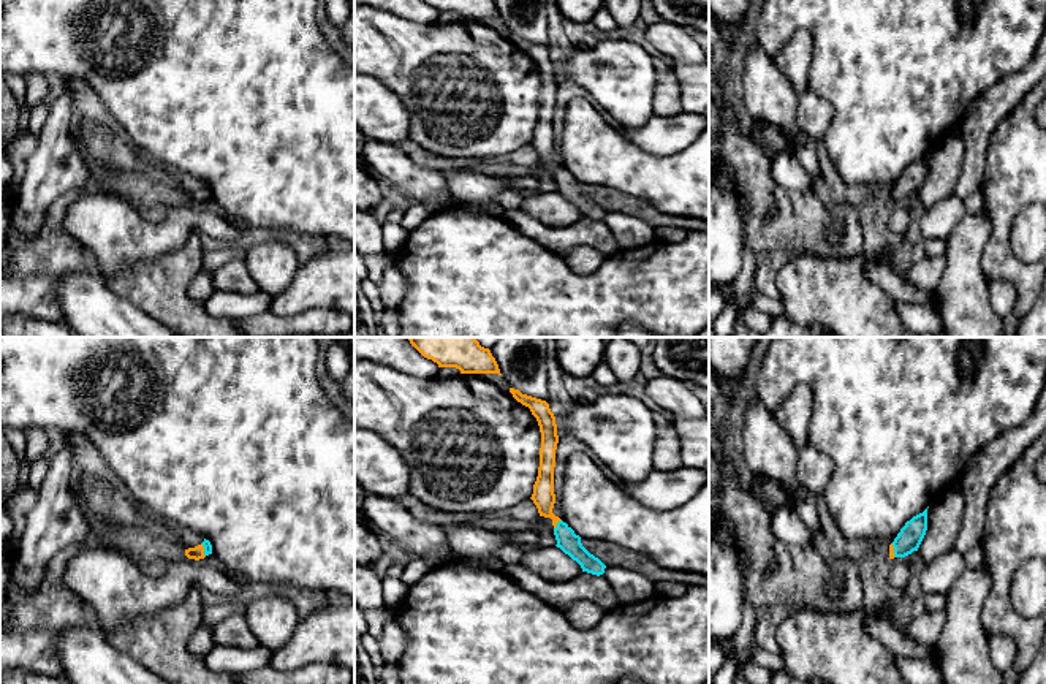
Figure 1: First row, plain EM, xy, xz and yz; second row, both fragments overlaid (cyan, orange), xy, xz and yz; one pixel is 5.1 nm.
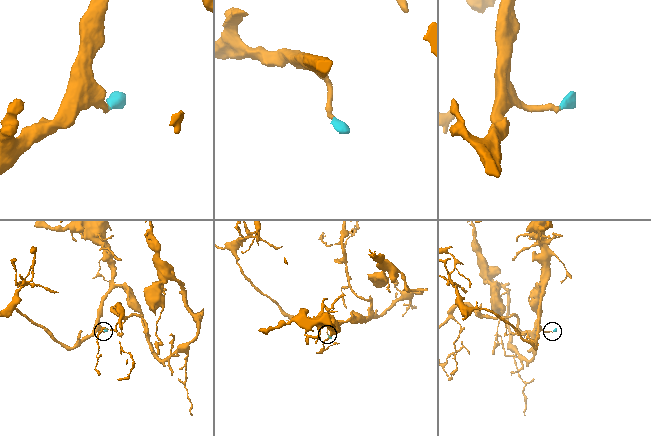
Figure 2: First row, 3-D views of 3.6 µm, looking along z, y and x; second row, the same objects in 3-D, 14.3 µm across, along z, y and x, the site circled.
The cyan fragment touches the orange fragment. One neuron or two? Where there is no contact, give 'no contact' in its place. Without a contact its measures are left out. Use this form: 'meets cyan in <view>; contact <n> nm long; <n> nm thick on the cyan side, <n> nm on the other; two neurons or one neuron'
meets cyan in xz; contact 70 nm long; 110 nm thick on the cyan side, 120 nm on the other; one neuron

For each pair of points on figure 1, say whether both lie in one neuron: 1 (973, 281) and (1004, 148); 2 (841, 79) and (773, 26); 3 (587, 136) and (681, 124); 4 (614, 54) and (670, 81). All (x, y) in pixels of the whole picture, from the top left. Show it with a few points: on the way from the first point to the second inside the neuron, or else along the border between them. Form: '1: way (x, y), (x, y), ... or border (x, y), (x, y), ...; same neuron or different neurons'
1: border (983, 211), (991, 225), (991, 236), (981, 255); different neurons
2: way (841, 56), (809, 22), (796, 22); same neuron
3: border (625, 138), (643, 151), (659, 155); different neurons
4: border (652, 59), (655, 72), (654, 110); different neurons

